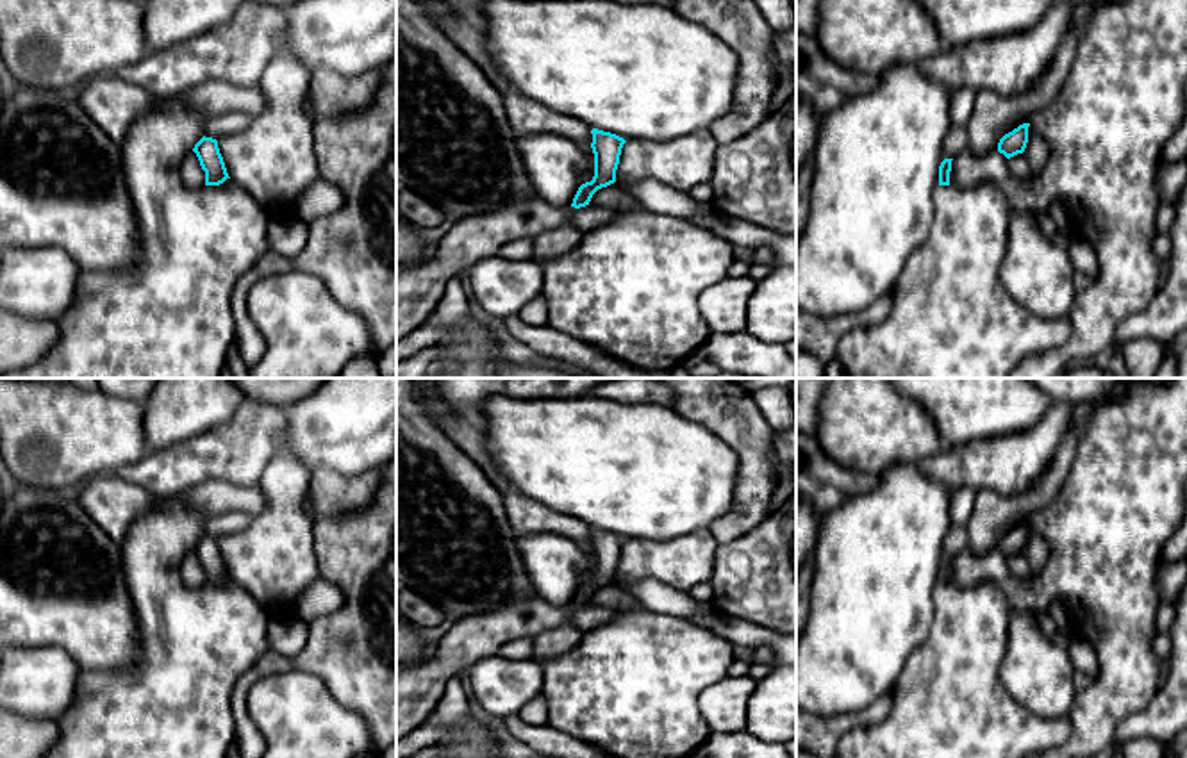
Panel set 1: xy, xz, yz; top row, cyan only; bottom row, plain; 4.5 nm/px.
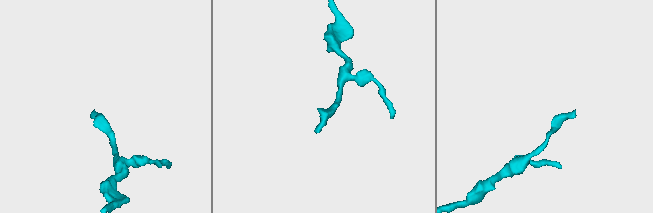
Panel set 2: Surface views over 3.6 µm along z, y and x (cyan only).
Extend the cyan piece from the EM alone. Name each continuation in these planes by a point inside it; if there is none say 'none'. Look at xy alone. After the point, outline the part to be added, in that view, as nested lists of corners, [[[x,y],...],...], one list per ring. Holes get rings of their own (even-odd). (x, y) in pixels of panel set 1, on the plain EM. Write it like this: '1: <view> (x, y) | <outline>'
none

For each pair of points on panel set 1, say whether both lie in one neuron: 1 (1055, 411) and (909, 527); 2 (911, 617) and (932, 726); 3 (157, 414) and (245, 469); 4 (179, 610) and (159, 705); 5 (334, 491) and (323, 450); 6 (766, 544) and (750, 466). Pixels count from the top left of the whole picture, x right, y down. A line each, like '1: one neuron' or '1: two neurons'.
1: two neurons
2: two neurons
3: two neurons
4: one neuron
5: two neurons
6: two neurons

